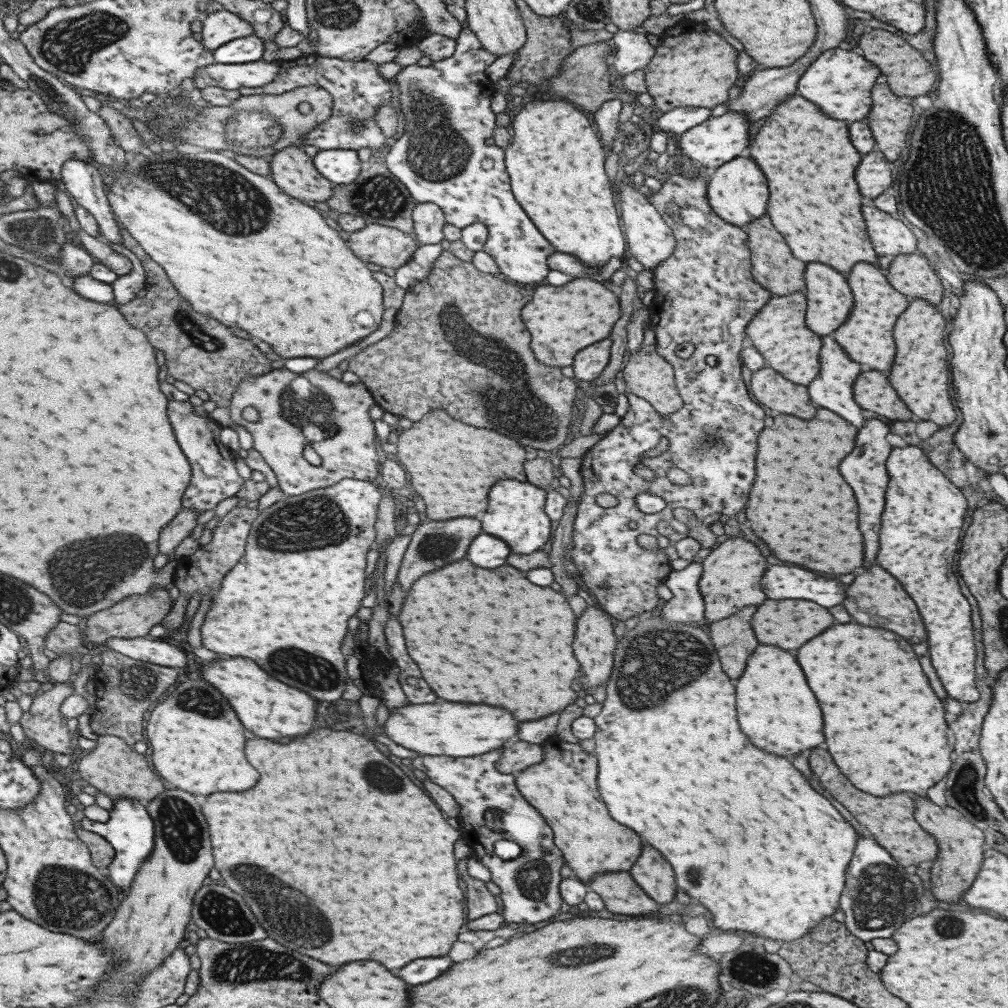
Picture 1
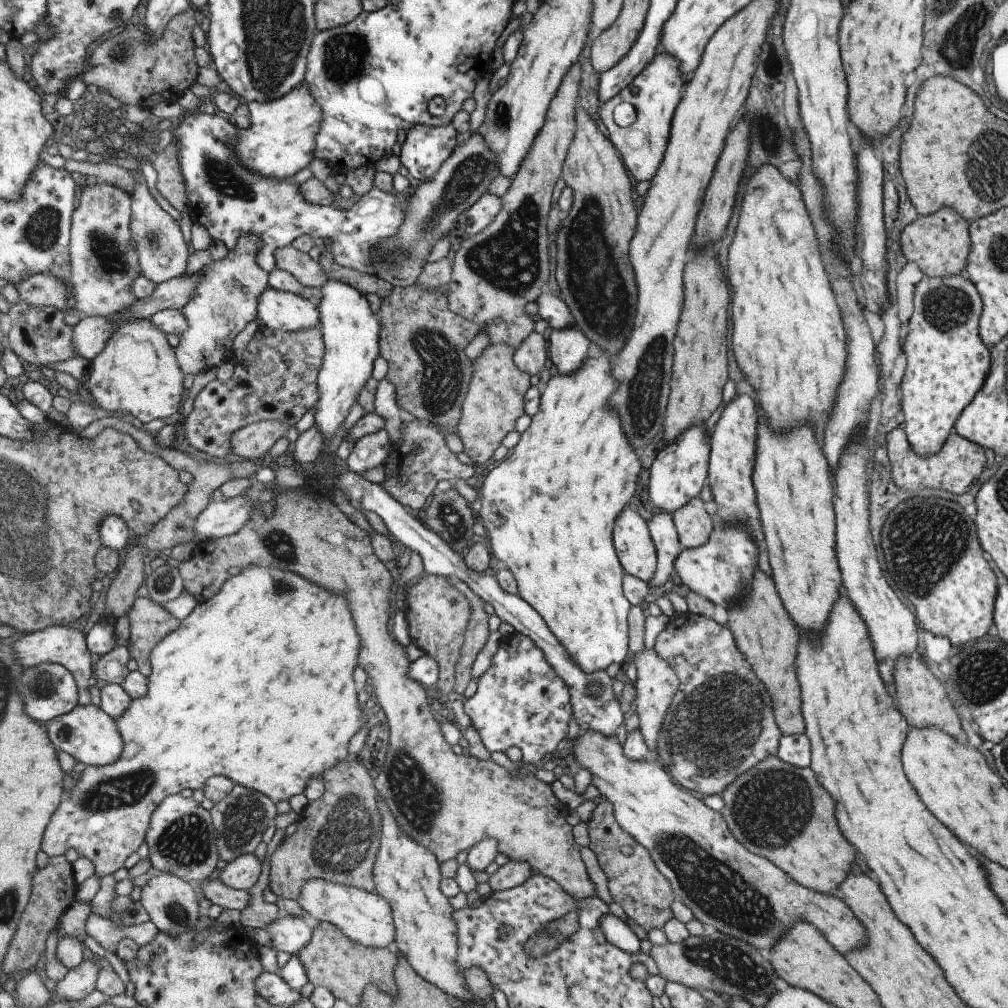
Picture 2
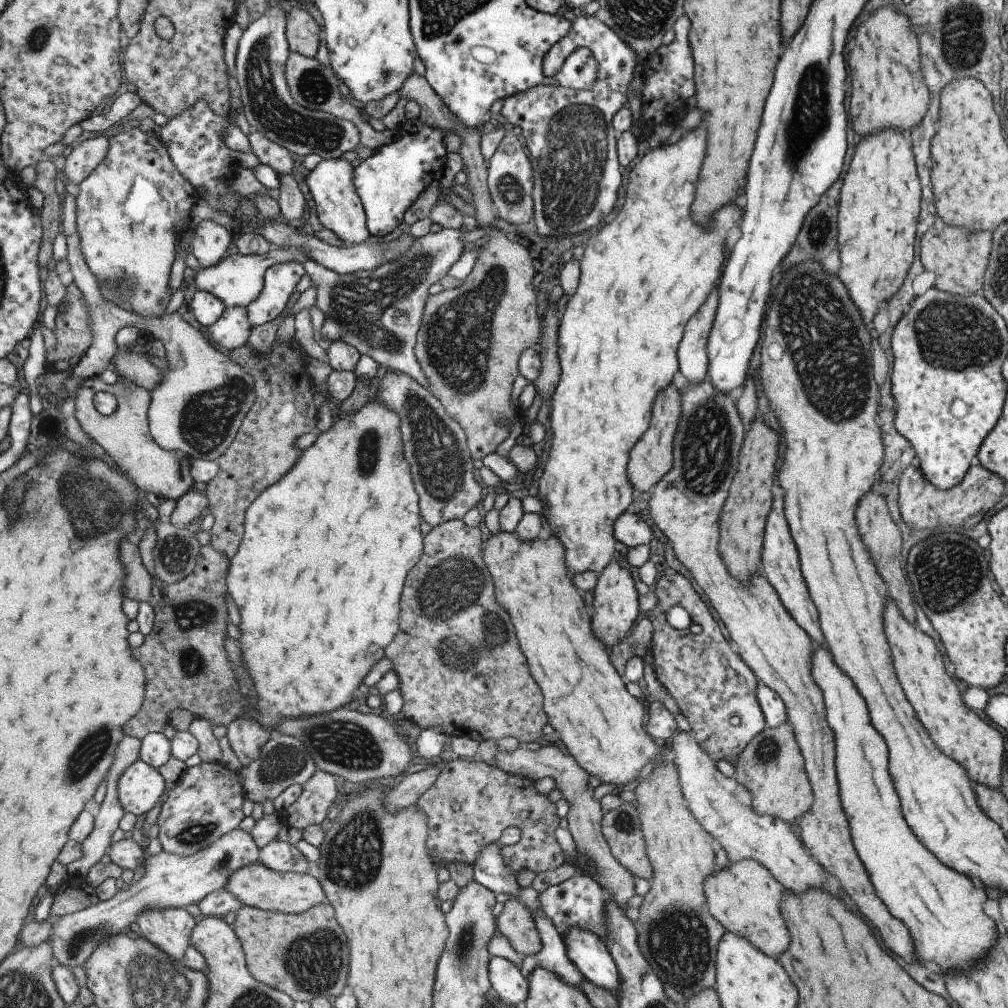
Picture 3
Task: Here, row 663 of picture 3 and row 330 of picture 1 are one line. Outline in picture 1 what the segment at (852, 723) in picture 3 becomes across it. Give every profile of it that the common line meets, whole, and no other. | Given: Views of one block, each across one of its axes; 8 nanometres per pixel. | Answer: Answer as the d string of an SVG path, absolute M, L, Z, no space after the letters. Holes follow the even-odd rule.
M819 262L805 266L803 280L805 280L803 292L805 298L807 298L807 310L804 314L805 326L815 334L825 336L825 334L833 332L845 320L847 312L851 310L851 292L845 284L845 278L839 272L835 272L833 268L829 268L825 264L819 264Z

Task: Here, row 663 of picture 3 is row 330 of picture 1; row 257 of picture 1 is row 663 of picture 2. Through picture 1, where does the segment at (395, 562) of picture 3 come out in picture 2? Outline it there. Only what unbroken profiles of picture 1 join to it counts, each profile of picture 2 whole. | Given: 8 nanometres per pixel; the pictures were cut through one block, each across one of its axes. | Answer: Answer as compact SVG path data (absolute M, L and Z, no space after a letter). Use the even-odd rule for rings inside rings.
M255 562L252 564L247 564L246 566L241 567L240 573L227 577L227 580L223 583L223 586L219 589L219 592L216 592L210 599L204 601L198 601L193 610L185 616L185 618L181 619L181 624L170 632L163 638L163 640L159 641L159 644L155 645L155 648L151 650L151 654L149 654L149 664L151 664L151 674L146 676L147 678L147 692L145 692L145 696L143 698L131 699L129 702L129 706L127 706L127 710L115 720L115 726L117 726L117 732L119 732L119 736L121 736L121 740L123 740L123 752L121 752L121 756L119 756L119 760L115 760L109 764L109 766L102 766L101 768L96 766L86 766L83 771L79 773L77 778L77 782L73 784L73 788L71 790L67 790L67 793L64 793L60 798L59 804L57 804L57 808L55 808L55 812L53 812L53 816L51 816L51 820L47 822L47 828L45 828L44 836L41 839L40 850L43 850L48 857L63 855L65 850L74 850L78 856L85 856L91 864L94 866L94 875L97 878L103 878L103 876L111 875L115 870L123 867L123 861L129 854L136 852L137 848L141 845L144 840L144 836L147 830L147 825L149 824L149 819L151 818L151 814L157 805L165 798L167 795L175 794L181 792L183 788L187 788L187 790L197 790L197 788L202 788L204 782L211 778L211 776L215 776L219 774L219 776L225 776L225 778L229 778L233 784L239 784L241 786L245 786L245 788L249 788L249 790L255 790L255 792L259 792L259 794L263 794L263 796L267 796L271 802L276 803L280 800L288 801L291 796L295 796L295 794L301 794L303 790L306 788L307 780L311 778L320 778L321 774L329 768L333 768L335 764L341 762L341 760L345 760L347 756L347 742L349 742L349 738L356 734L359 729L363 726L367 727L367 716L365 716L365 709L360 709L357 702L357 693L358 693L358 685L354 682L353 679L353 670L357 668L357 656L359 656L359 636L357 636L357 632L355 632L355 622L353 618L351 618L351 612L347 610L347 598L341 594L329 594L329 592L325 592L325 590L321 590L319 586L315 586L315 584L311 584L311 582L305 582L303 578L299 578L299 576L295 576L295 574L291 574L291 572L285 572L285 570L279 570L279 568L273 568L273 566L265 566L263 568L262 565L257 565Z

